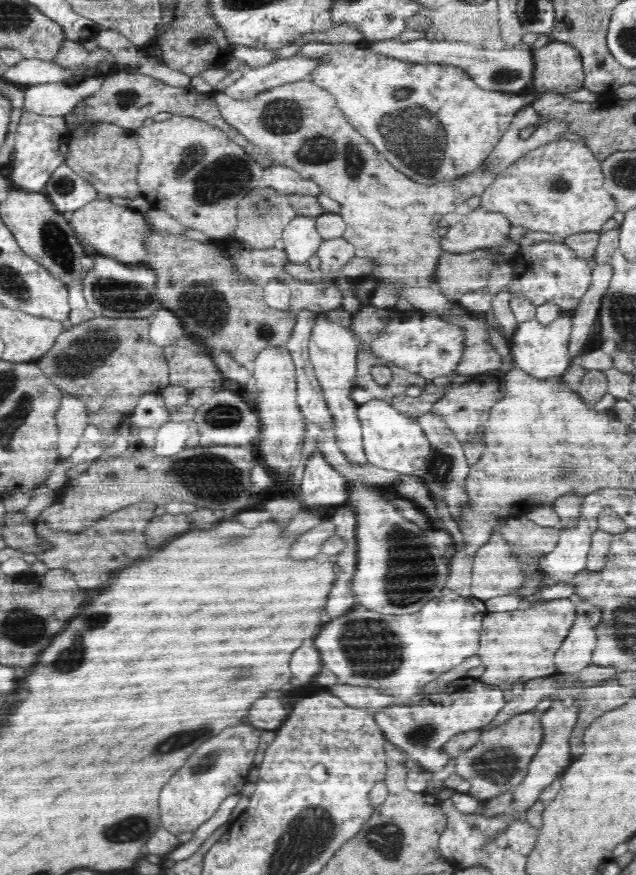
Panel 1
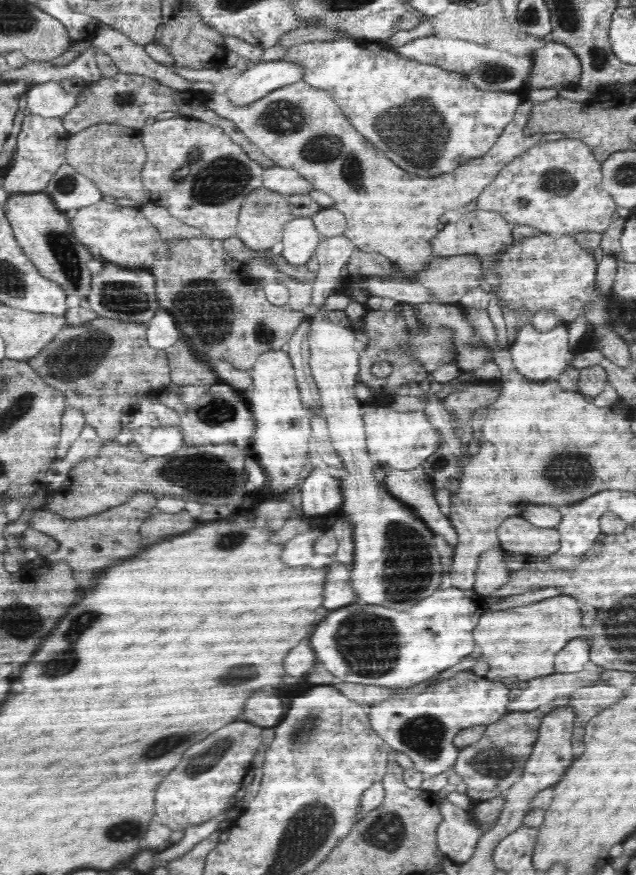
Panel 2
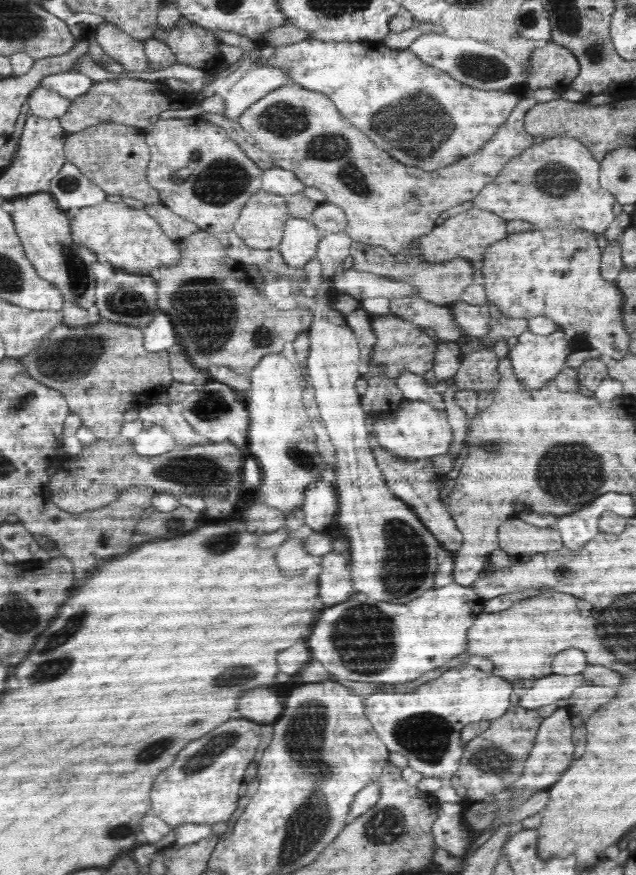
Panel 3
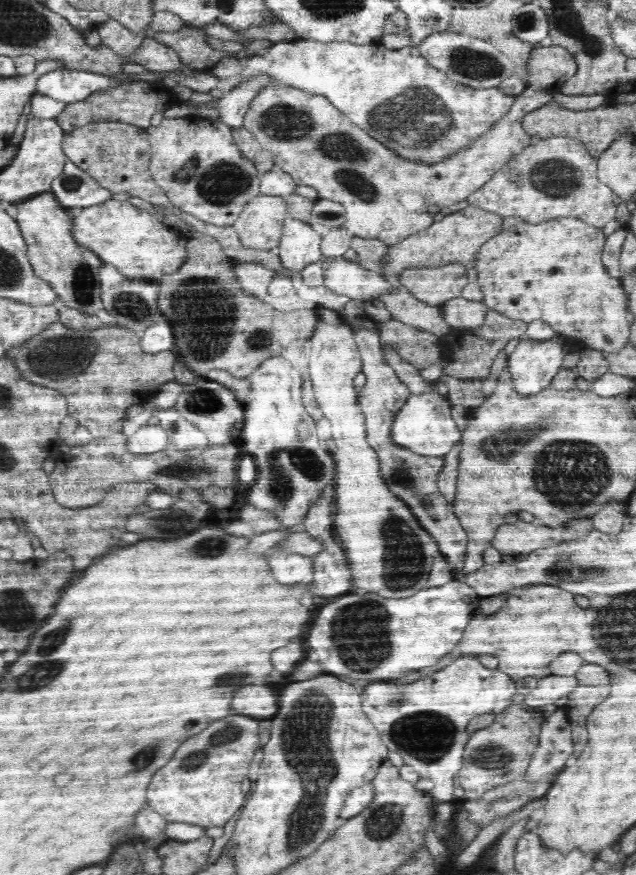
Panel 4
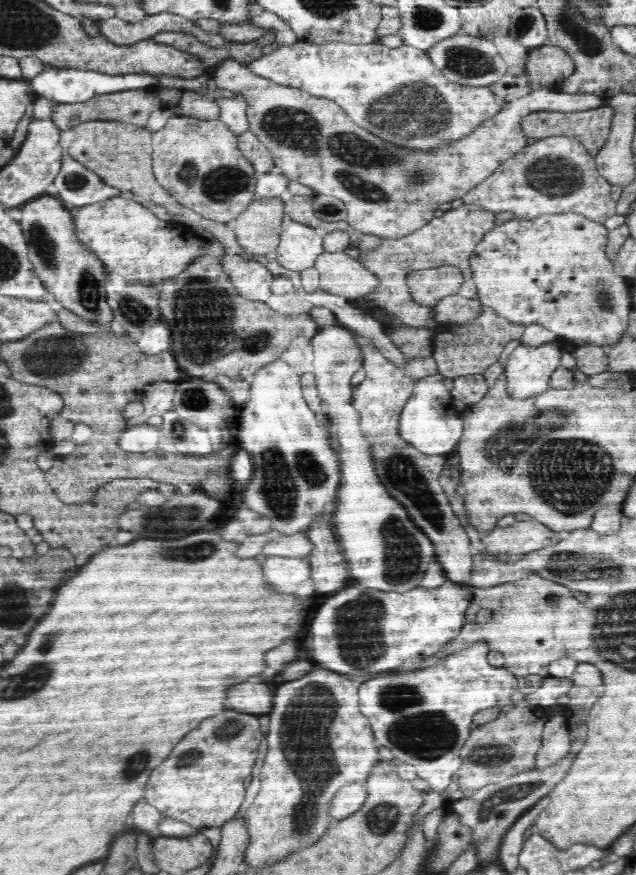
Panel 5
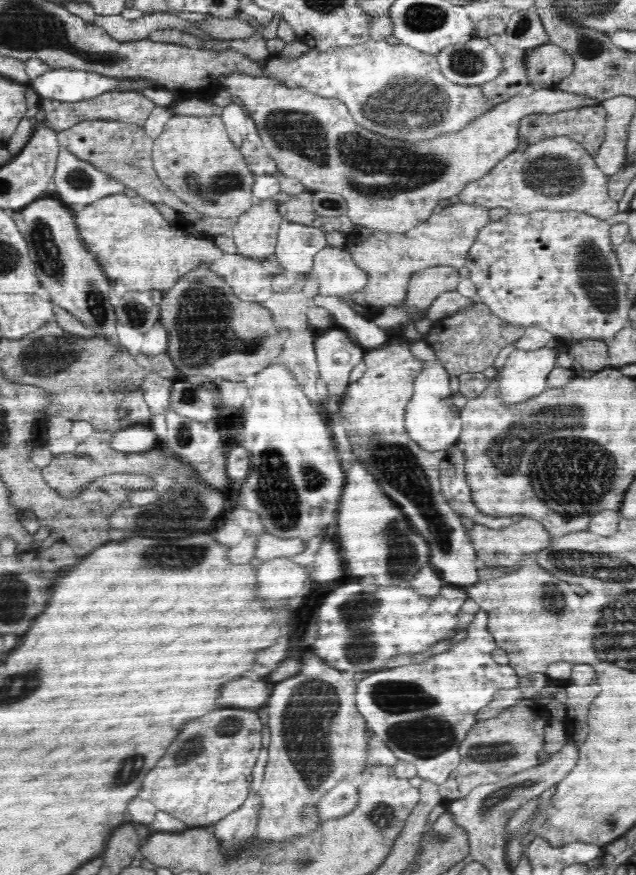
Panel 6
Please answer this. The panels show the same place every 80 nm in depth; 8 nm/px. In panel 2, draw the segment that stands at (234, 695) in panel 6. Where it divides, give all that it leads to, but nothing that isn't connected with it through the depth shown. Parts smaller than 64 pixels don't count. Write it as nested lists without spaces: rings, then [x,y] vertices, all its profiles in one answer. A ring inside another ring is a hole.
[[[256,692],[254,696],[248,698],[246,708],[242,712],[244,720],[262,726],[262,728],[272,728],[278,724],[278,718],[284,714],[284,704],[278,696],[266,694],[266,692]]]

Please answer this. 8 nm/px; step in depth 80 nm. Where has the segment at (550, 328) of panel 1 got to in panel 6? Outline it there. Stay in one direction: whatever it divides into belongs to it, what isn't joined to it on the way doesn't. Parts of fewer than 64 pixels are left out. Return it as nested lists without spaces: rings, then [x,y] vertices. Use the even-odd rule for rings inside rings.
[[[553,345],[538,350],[513,350],[497,374],[498,397],[509,405],[521,403],[542,394],[548,388],[547,378],[550,371],[556,368],[557,353],[558,349],[553,348]]]

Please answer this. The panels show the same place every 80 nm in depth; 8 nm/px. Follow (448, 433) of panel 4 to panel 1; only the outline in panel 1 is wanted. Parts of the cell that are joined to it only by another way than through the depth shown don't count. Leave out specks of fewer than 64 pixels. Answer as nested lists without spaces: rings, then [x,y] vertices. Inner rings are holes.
[[[370,400],[358,408],[358,420],[362,422],[362,446],[368,462],[384,470],[396,470],[400,475],[415,475],[429,456],[431,446],[422,432],[417,418],[408,417],[394,410],[390,401]]]

